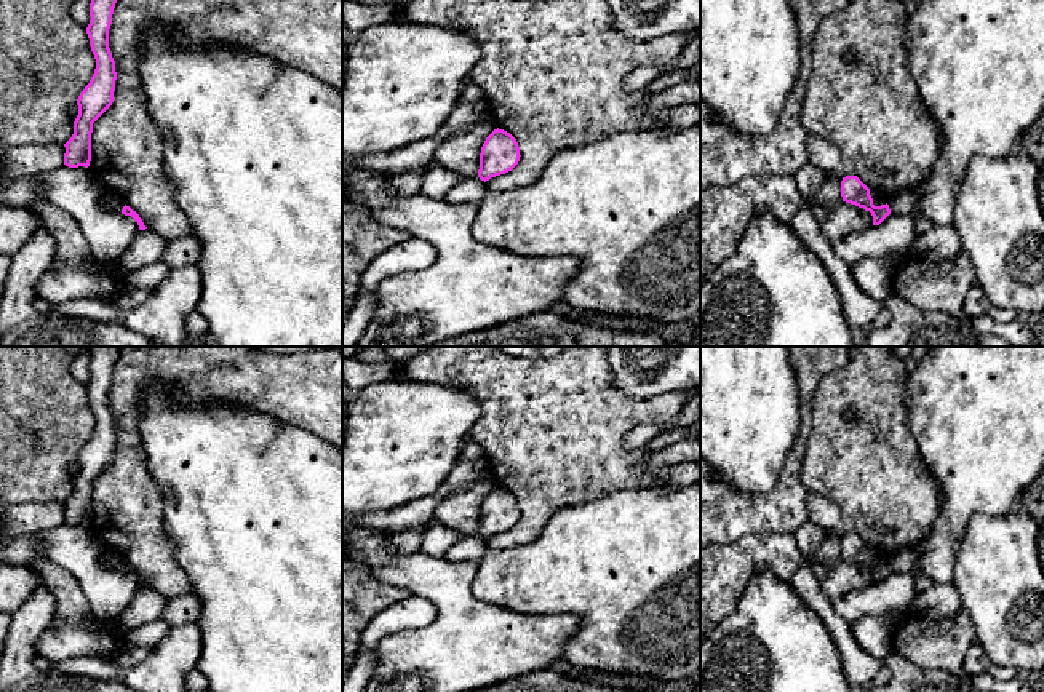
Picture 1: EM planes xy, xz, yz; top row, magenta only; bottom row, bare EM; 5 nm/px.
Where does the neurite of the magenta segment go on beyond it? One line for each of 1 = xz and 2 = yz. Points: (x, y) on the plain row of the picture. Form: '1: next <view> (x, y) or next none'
1: next none
2: next none

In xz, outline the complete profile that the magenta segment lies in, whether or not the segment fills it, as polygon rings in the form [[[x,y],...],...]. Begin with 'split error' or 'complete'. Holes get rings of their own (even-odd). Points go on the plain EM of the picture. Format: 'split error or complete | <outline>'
complete | [[[497,486],[481,505],[478,535],[486,540],[491,535],[512,529],[518,523],[520,515],[516,497]]]

